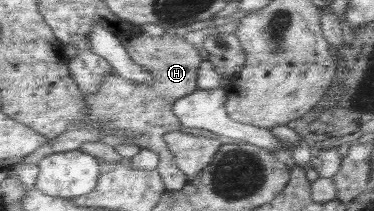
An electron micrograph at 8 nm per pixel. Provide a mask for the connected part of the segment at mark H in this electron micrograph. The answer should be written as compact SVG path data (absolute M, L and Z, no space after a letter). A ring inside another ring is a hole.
M142 32L133 33L131 38L121 40L126 53L135 64L146 68L153 76L152 85L138 85L132 80L124 79L116 72L101 79L98 89L92 93L83 93L82 97L89 107L89 114L75 127L89 126L94 120L106 118L102 124L109 132L121 130L126 136L134 136L132 142L138 147L147 148L159 155L157 172L164 187L177 190L187 184L188 180L177 168L176 160L164 141L164 134L181 130L179 119L172 111L174 102L182 96L198 89L197 73L203 62L199 52L179 36L169 36L166 32L161 37L148 36Z

